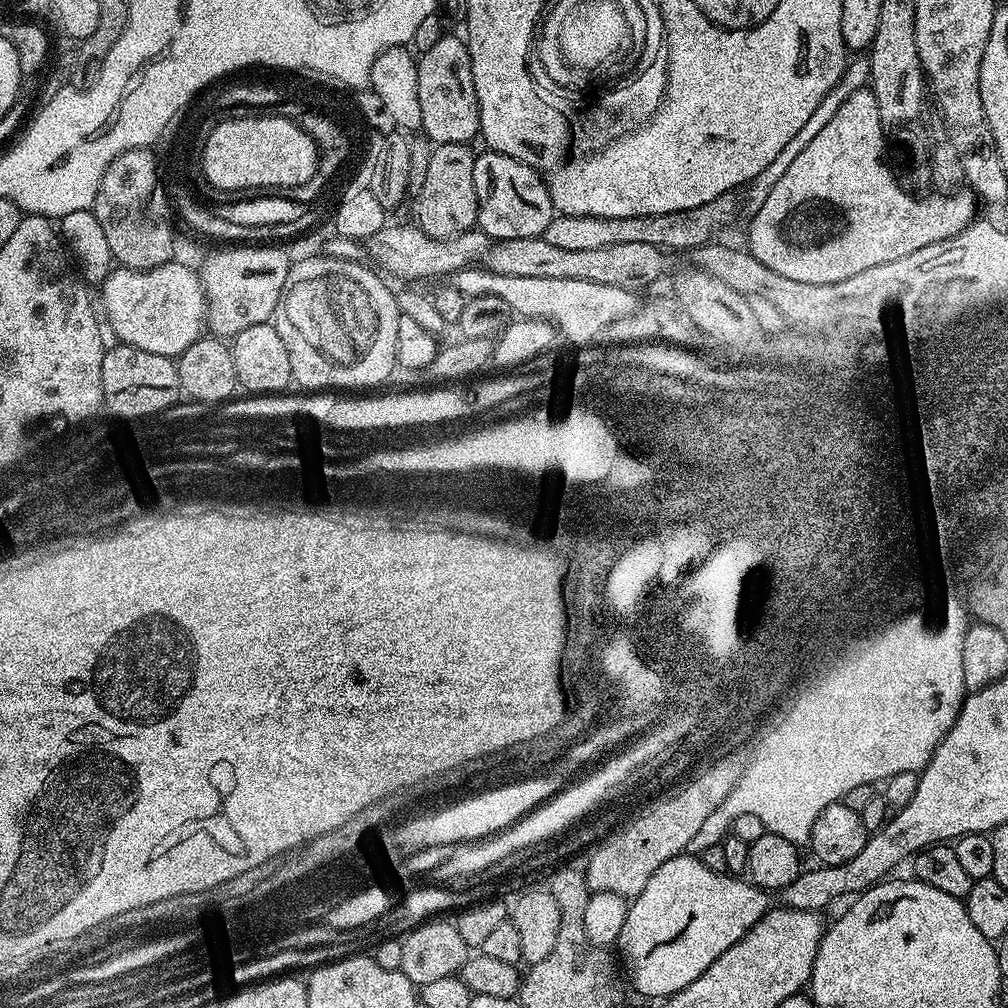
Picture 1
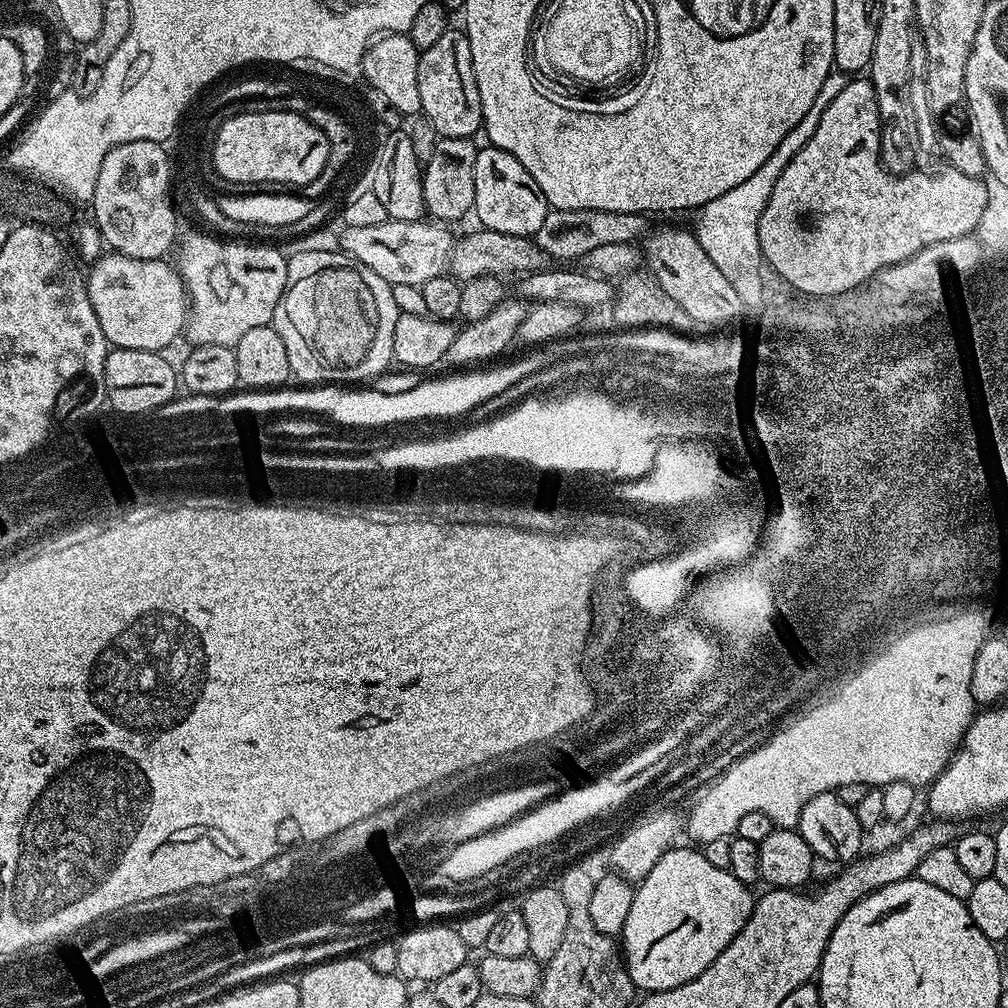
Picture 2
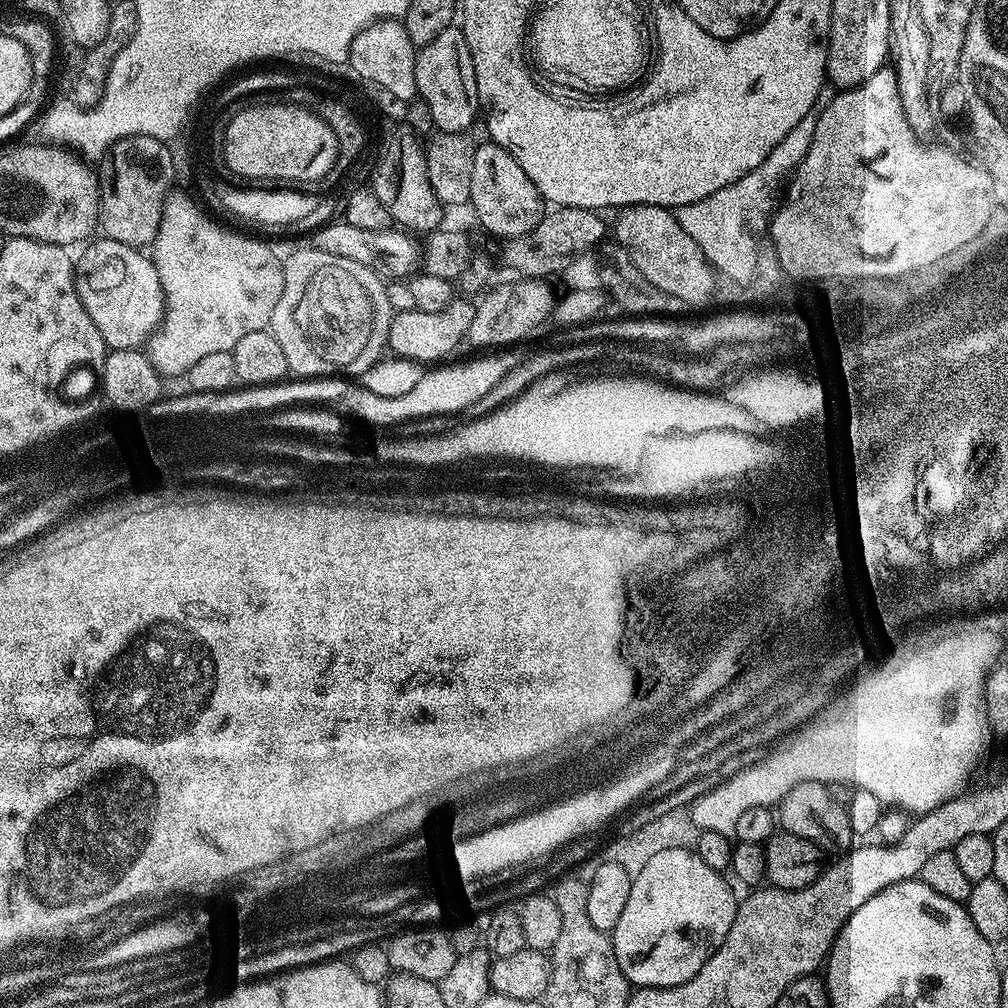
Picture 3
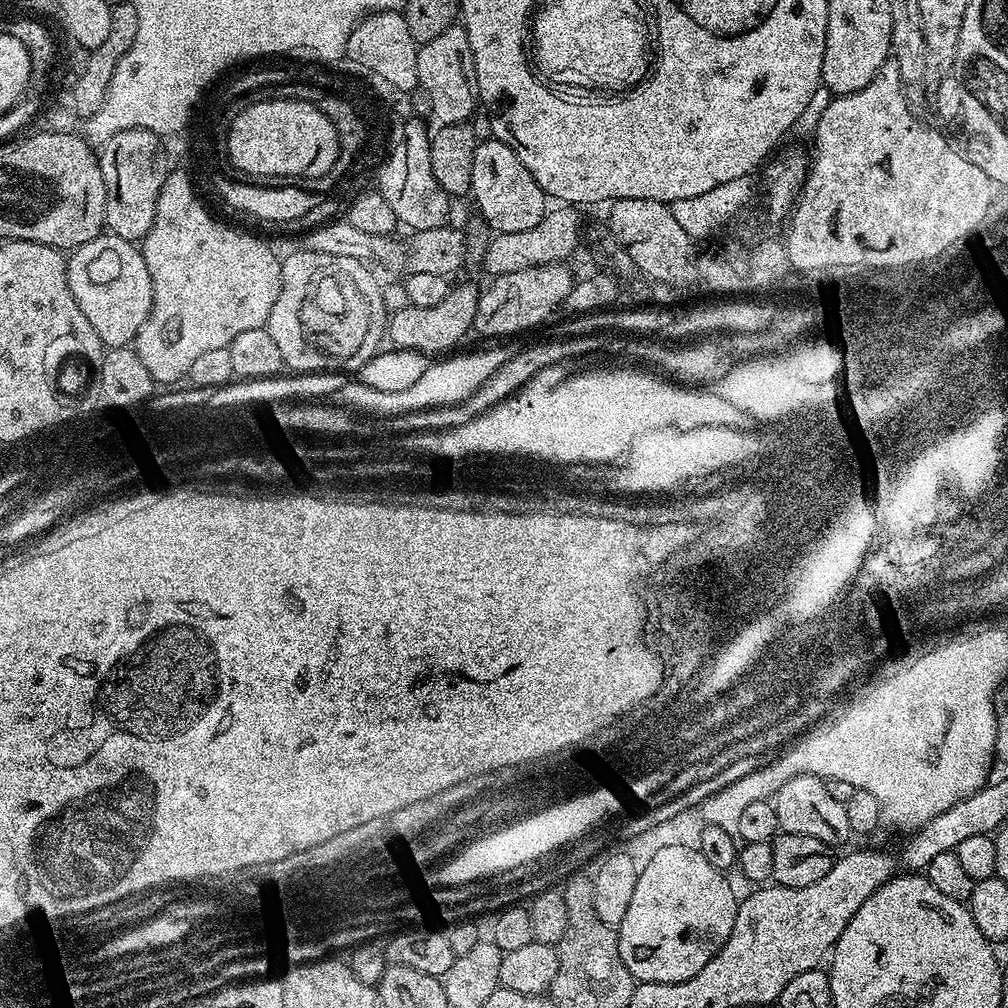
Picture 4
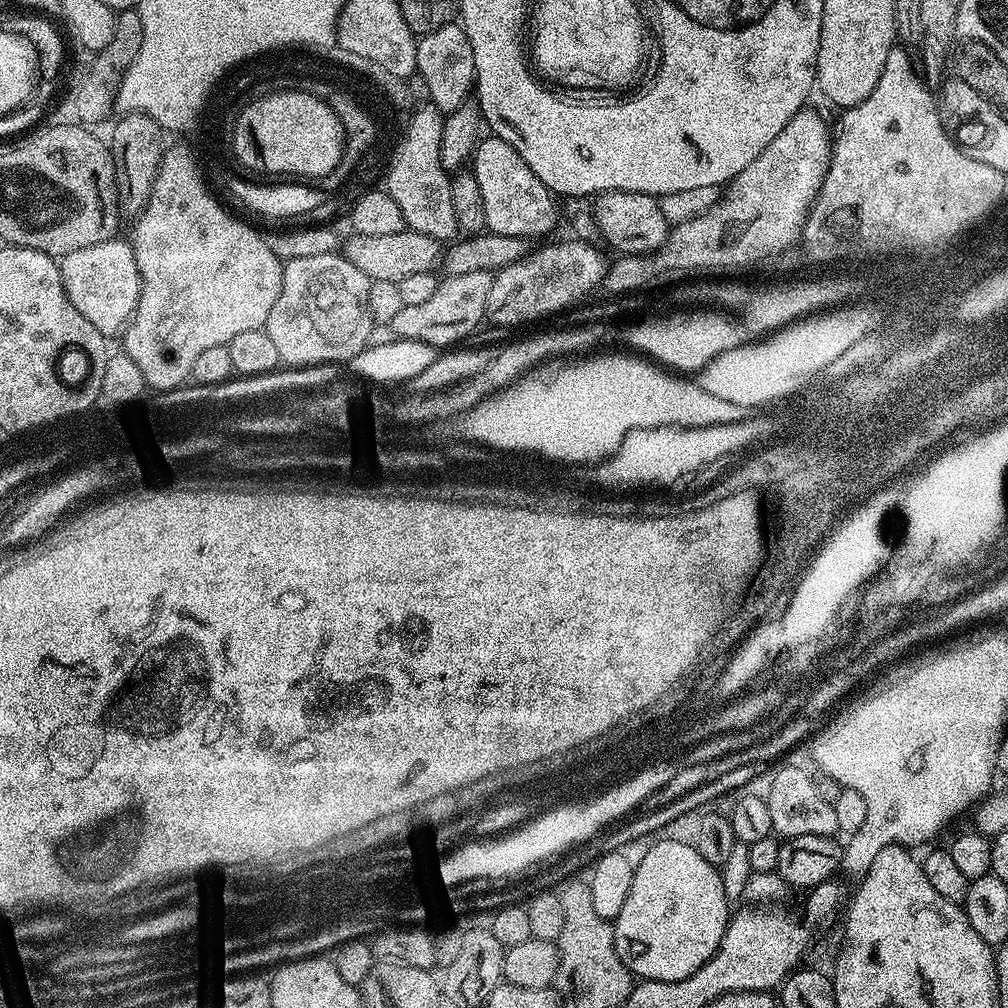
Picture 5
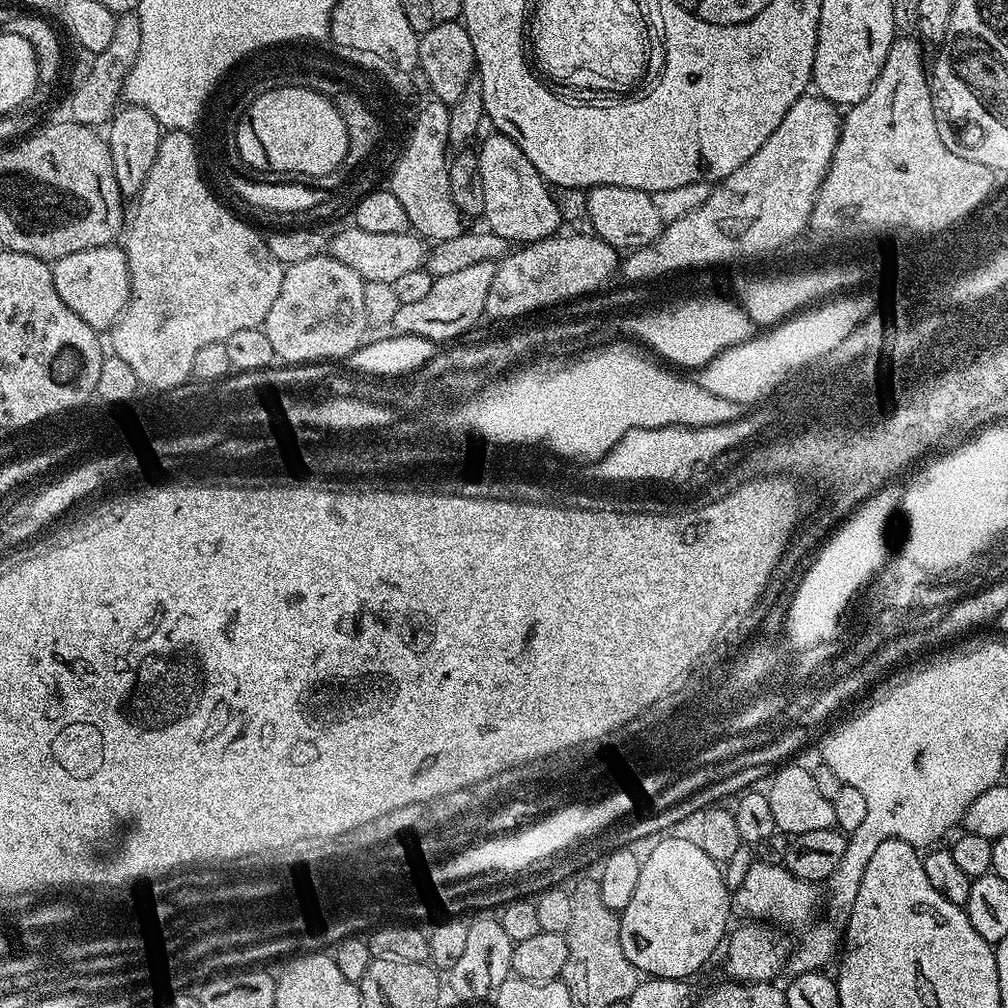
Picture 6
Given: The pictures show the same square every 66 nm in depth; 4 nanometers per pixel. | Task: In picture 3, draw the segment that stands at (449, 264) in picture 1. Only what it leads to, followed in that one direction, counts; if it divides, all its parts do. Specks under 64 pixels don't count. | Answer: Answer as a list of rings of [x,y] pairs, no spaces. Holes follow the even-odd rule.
[[[336,220],[326,224],[323,228],[319,228],[312,236],[313,247],[322,249],[328,254],[335,254],[340,258],[350,258],[351,261],[356,261],[366,265],[370,269],[374,269],[381,276],[381,279],[389,281],[404,280],[417,273],[420,266],[422,254],[420,246],[415,242],[417,240],[411,233],[400,228],[383,228],[382,230],[367,230],[359,229],[358,226],[350,226],[349,223],[343,220]]]

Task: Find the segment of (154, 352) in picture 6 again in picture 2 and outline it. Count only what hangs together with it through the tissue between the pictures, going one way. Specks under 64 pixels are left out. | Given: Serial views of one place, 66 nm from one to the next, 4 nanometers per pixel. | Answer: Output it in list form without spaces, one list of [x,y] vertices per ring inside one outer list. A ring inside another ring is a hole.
[[[200,232],[190,233],[178,244],[178,271],[184,280],[184,290],[188,294],[190,305],[186,321],[186,340],[188,336],[189,345],[192,346],[213,344],[230,348],[240,341],[242,334],[271,325],[274,310],[284,296],[288,262],[280,253],[279,247],[269,246],[263,242],[229,242],[227,239]]]

